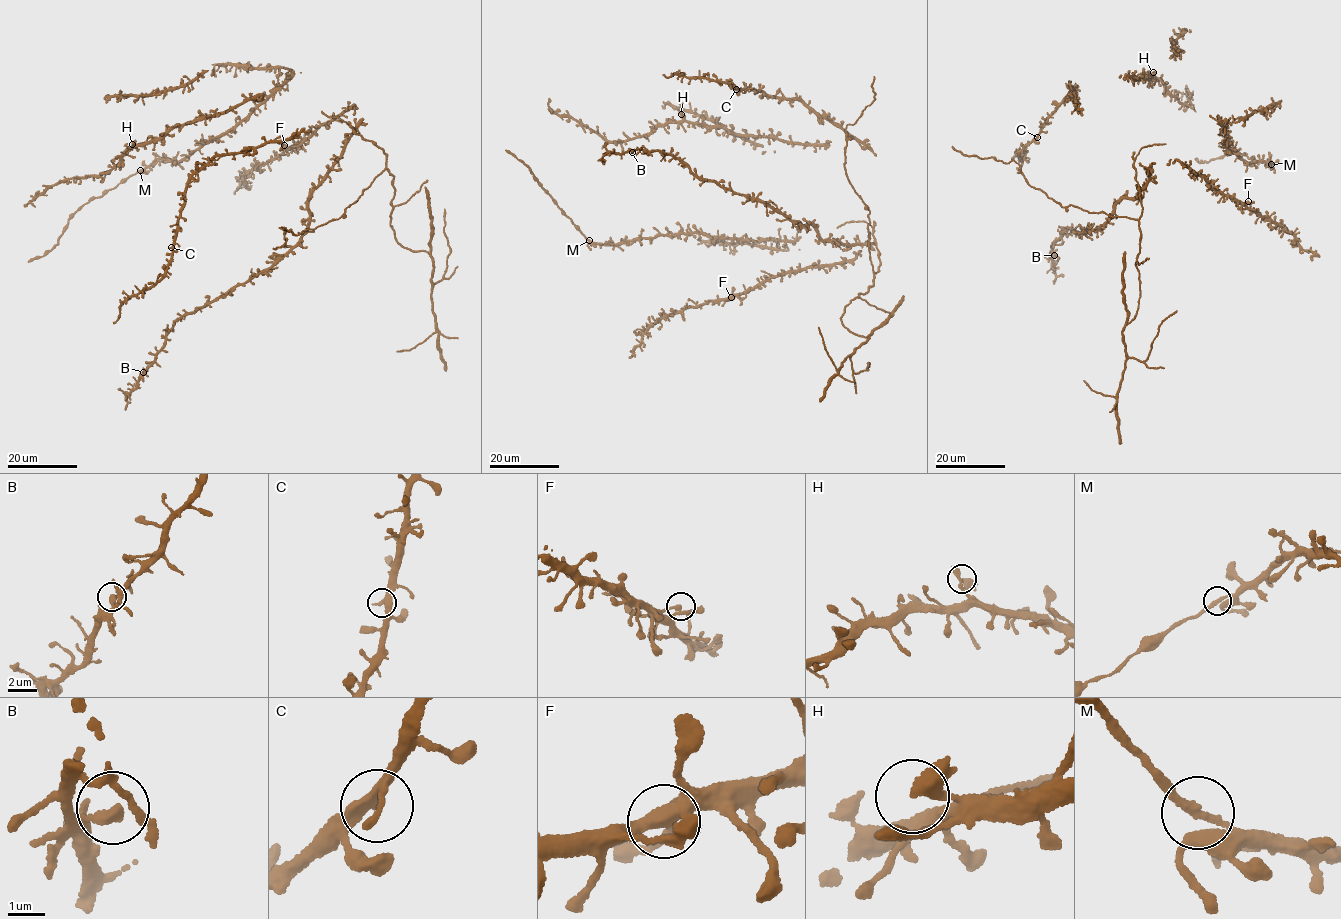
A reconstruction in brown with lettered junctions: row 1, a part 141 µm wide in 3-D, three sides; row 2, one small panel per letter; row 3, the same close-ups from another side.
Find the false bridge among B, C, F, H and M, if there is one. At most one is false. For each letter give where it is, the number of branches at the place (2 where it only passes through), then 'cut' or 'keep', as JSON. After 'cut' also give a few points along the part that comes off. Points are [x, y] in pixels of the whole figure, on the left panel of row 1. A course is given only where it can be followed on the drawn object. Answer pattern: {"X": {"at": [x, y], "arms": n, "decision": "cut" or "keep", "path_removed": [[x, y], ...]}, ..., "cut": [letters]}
{"B": {"at": [143, 372], "arms": 2, "decision": "keep"}, "C": {"at": [171, 247], "arms": 2, "decision": "keep"}, "F": {"at": [284, 145], "arms": 2, "decision": "keep"}, "H": {"at": [132, 144], "arms": 2, "decision": "keep"}, "M": {"at": [140, 170], "arms": 2, "decision": "cut", "path_removed": [[140, 170], [73, 213], [54, 247], [28, 261]]}, "cut": ["M"]}

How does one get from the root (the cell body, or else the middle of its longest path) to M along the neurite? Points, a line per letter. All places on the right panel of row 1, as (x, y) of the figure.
M: (1226, 147), (1248, 162), (1270, 160), (1271, 163)

